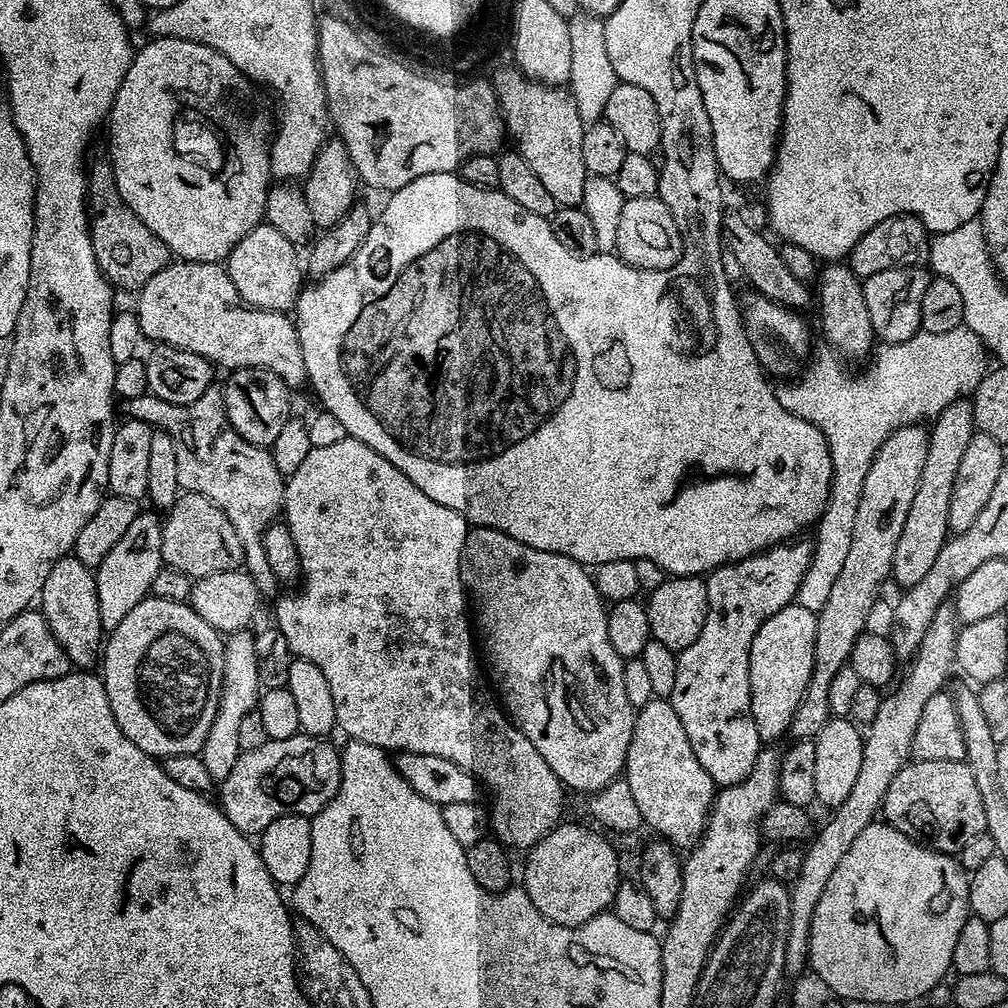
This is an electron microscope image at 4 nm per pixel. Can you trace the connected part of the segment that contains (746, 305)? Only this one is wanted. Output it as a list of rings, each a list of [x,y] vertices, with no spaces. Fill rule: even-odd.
[[[748,290],[745,296],[741,295],[738,303],[740,305],[740,317],[744,323],[744,339],[746,343],[751,346],[753,357],[758,361],[761,369],[763,369],[769,377],[799,377],[801,373],[803,373],[814,352],[814,347],[812,348],[812,332],[808,329],[807,322],[800,317],[803,315],[801,315],[799,311],[787,308],[778,302],[774,302],[770,298],[766,298],[762,293],[755,290]]]

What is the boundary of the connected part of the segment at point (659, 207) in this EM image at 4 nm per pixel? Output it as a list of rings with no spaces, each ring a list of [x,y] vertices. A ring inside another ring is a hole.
[[[659,195],[627,197],[622,206],[622,218],[618,218],[618,242],[615,255],[632,268],[645,268],[651,272],[672,268],[684,252],[684,243],[674,226],[674,214],[662,202]]]

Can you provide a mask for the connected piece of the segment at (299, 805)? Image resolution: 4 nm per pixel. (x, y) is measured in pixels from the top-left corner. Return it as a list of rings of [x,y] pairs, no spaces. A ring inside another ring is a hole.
[[[297,734],[281,740],[268,740],[258,750],[241,752],[234,768],[224,780],[219,781],[218,803],[224,809],[226,818],[245,836],[252,838],[264,832],[274,818],[283,816],[316,816],[334,798],[340,785],[340,754],[333,741],[319,736]]]

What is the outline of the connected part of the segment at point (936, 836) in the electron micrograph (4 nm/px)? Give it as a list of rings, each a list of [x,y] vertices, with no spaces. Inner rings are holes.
[[[913,759],[905,764],[902,770],[898,770],[894,782],[890,782],[886,790],[882,816],[887,823],[902,830],[906,835],[927,844],[937,852],[949,854],[959,853],[960,848],[970,842],[970,838],[975,838],[986,830],[986,806],[982,804],[982,793],[978,790],[978,782],[974,782],[974,770],[970,770],[964,760],[926,762]]]

